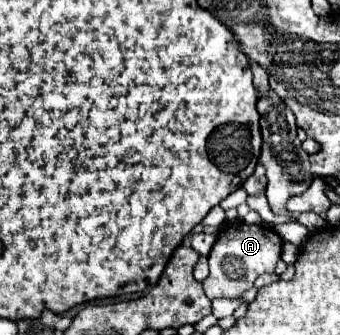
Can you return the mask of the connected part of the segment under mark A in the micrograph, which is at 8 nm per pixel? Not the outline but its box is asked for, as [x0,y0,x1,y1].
[203,223,281,300]

